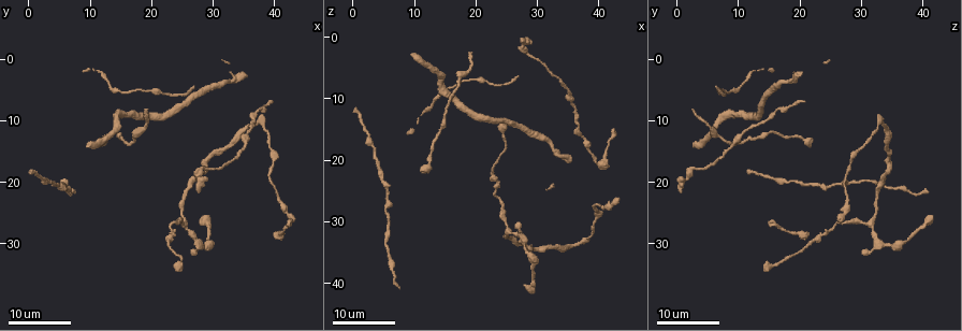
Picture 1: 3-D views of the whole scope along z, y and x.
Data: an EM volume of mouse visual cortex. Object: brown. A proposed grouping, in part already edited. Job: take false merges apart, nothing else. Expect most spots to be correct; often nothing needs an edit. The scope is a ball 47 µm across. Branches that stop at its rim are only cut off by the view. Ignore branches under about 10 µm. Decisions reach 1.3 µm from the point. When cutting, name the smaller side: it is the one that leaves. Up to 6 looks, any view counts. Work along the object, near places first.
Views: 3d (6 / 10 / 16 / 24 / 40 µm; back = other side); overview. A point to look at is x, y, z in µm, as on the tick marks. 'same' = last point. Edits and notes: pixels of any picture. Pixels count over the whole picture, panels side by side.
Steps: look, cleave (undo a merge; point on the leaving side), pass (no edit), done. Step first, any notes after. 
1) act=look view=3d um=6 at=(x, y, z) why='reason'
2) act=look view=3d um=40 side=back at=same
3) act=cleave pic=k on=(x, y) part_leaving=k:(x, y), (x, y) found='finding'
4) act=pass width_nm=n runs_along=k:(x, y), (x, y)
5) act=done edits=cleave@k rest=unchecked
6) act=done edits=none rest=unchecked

act=look view=3d um=16 at=(5.5, 21.0, 24.5)

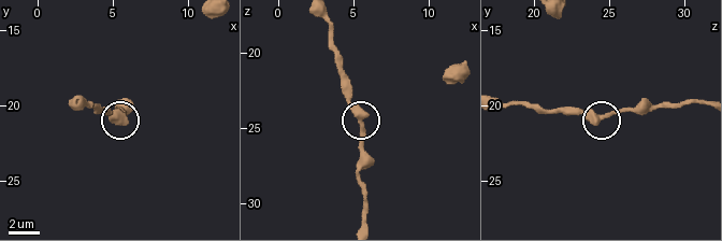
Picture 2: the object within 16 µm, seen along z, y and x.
act=look view=3d um=6 at=(5.6, 21.0, 24.6)

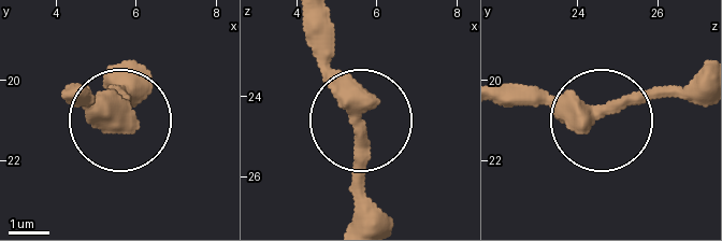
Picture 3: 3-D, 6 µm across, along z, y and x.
act=pass side_arm_um=14 found='continuous, no second cell'

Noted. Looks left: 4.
act=look view=3d um=24 at=(25.0, 26.5, 31.0) why='branch point'

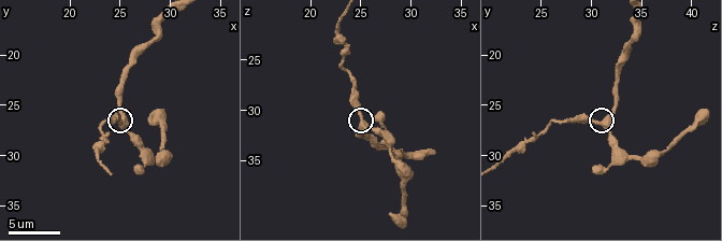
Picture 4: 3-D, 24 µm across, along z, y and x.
act=look view=3d um=6 at=(25.0, 27.0, 31.2)

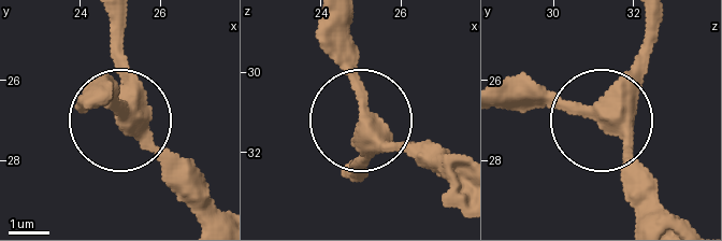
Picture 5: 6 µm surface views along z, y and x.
act=pass width_nm=370 runs_along=5:(650, 23), (606, 126), (661, 204) found='one cell here'

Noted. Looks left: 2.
act=done edits=none rest=unchecked

